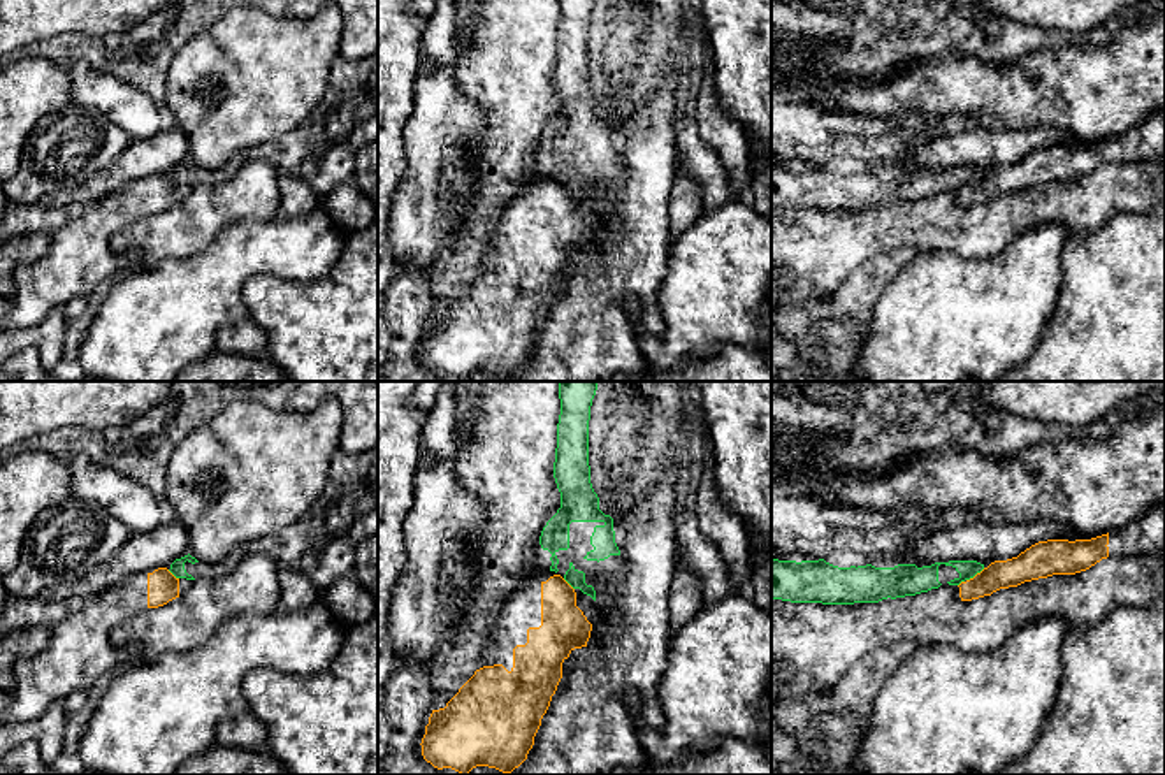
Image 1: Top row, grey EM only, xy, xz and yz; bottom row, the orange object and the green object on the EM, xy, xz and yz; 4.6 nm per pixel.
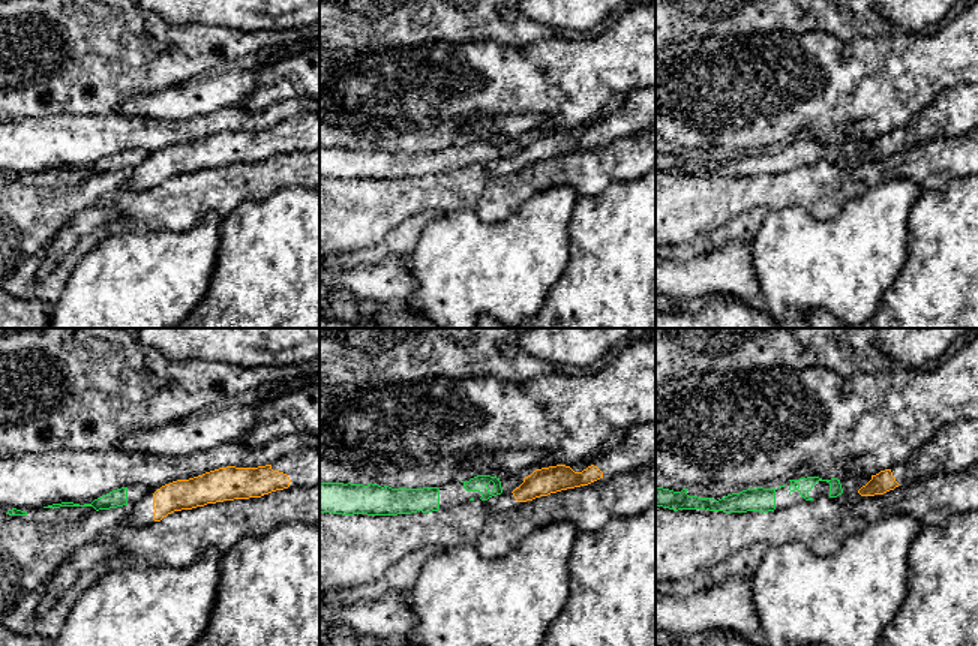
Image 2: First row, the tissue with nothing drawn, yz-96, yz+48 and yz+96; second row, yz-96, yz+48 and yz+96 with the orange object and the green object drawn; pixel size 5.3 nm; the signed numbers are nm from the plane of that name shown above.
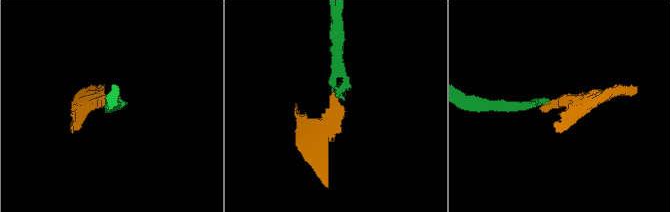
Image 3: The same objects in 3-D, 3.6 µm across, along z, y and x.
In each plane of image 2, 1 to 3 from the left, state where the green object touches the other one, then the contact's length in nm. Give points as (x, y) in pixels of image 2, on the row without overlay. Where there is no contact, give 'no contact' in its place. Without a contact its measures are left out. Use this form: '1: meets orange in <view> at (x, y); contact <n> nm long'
1: no contact
2: no contact
3: no contact

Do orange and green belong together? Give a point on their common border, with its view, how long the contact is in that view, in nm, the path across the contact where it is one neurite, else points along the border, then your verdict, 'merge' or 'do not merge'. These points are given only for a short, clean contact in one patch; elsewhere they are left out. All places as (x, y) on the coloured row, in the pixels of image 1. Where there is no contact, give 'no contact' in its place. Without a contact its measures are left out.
contact yz (977, 573); length 110 nm; border yz (984, 568), (967, 580); do not merge

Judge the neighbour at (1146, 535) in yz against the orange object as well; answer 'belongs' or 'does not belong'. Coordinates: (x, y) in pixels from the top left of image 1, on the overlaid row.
belongs

